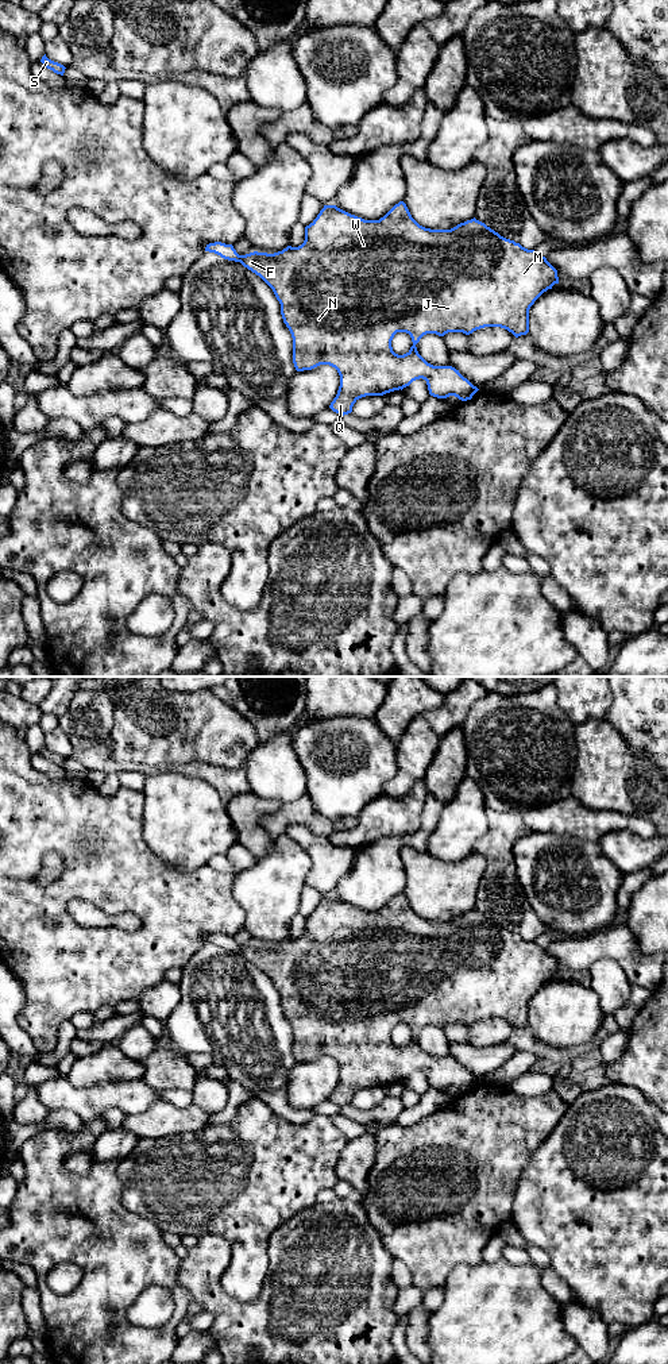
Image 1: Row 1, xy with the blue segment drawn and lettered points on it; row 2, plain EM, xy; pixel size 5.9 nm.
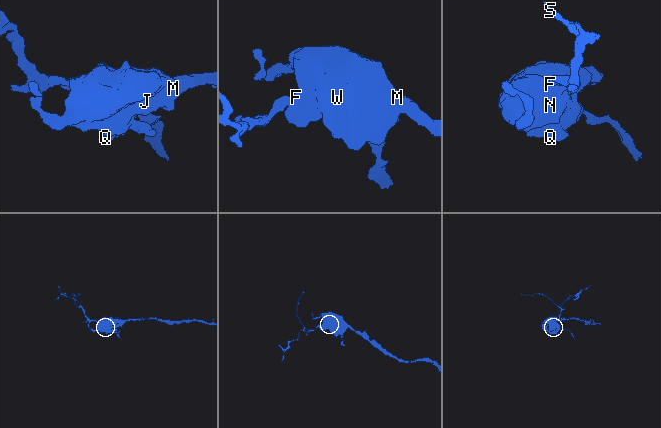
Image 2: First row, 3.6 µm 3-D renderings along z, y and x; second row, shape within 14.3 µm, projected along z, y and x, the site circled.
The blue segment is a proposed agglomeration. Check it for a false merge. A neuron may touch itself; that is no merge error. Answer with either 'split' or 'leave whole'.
leave whole

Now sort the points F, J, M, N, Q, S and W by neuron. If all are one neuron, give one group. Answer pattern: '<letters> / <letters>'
F J M N Q S W

